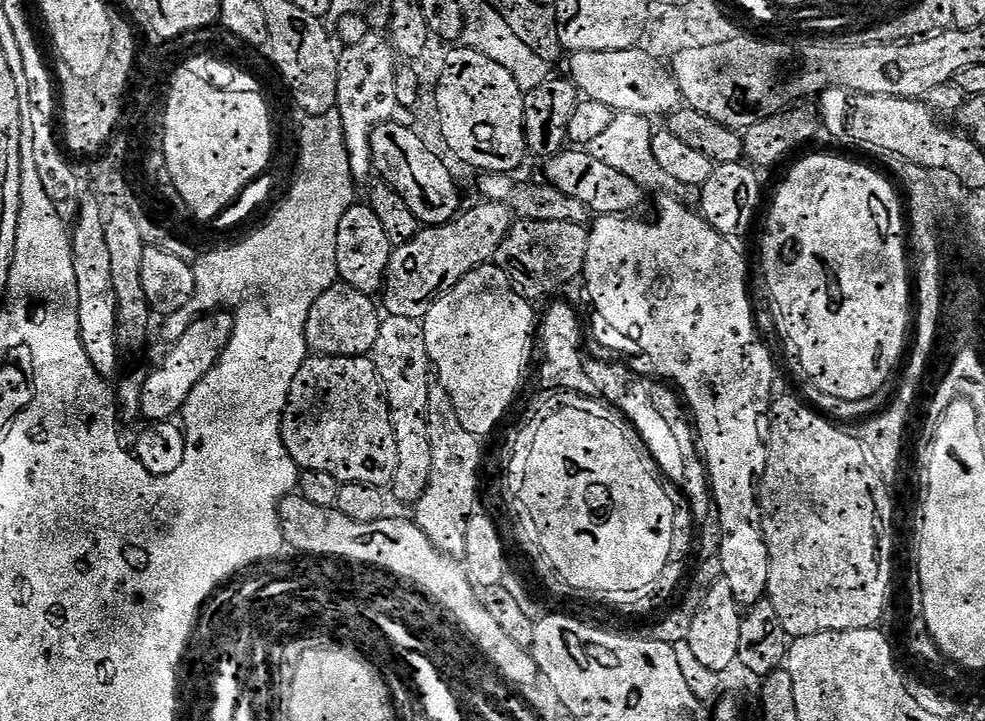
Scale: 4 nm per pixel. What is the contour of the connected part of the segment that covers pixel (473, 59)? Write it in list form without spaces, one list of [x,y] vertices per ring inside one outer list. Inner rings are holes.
[[[452,46],[447,51],[441,80],[437,84],[437,114],[442,138],[468,168],[480,168],[481,173],[515,173],[515,168],[523,162],[524,156],[526,157],[523,130],[525,93],[520,91],[510,71],[492,62],[485,55],[463,46]]]

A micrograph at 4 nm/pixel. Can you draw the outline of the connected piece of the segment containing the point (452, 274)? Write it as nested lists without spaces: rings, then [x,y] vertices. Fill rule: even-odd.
[[[489,200],[479,203],[473,208],[465,207],[445,224],[421,227],[410,242],[393,247],[382,287],[382,308],[387,315],[423,321],[430,306],[443,292],[495,257],[496,248],[512,228],[514,217],[511,210],[501,204]]]

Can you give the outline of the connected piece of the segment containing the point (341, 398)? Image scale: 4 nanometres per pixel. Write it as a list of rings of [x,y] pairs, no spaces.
[[[309,355],[298,374],[294,374],[284,414],[280,418],[280,434],[286,450],[300,469],[334,474],[341,484],[369,484],[372,488],[383,489],[391,485],[398,466],[391,416],[377,383],[375,367],[368,356]]]

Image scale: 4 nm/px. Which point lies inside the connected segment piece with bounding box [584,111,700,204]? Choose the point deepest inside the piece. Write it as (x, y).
(626, 144)

